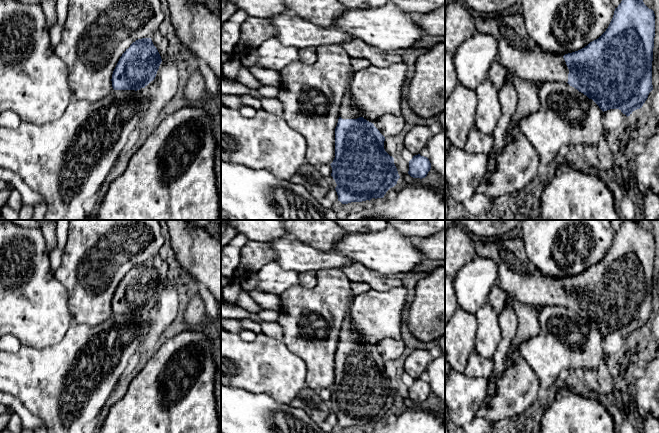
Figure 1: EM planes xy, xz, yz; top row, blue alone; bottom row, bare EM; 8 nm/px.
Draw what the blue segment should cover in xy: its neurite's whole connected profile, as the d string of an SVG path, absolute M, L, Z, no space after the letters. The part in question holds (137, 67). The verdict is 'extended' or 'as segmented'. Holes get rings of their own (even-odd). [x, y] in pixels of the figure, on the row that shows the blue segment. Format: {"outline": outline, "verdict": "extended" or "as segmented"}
{"outline": "M151 38L133 42L120 57L112 74L114 90L140 90L156 77L162 62Z", "verdict": "as segmented"}

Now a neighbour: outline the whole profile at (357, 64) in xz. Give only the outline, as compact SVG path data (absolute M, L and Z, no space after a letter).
M350 58L350 64L353 68L354 73L371 65L371 63L367 59L362 58Z

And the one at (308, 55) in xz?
M308 47L299 49L300 61L304 64L313 64L317 59L317 48Z

